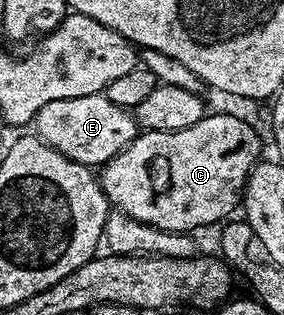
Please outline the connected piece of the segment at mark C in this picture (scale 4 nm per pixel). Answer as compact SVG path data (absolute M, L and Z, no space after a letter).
M222 113L208 114L185 130L143 131L129 146L120 150L120 154L101 165L100 179L106 199L117 211L162 231L190 234L194 232L193 228L221 225L235 215L234 207L239 207L250 171L263 159L262 140L258 132L257 127L242 118Z

